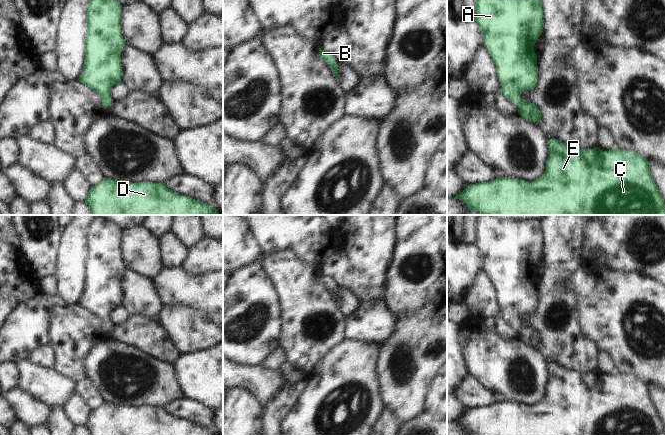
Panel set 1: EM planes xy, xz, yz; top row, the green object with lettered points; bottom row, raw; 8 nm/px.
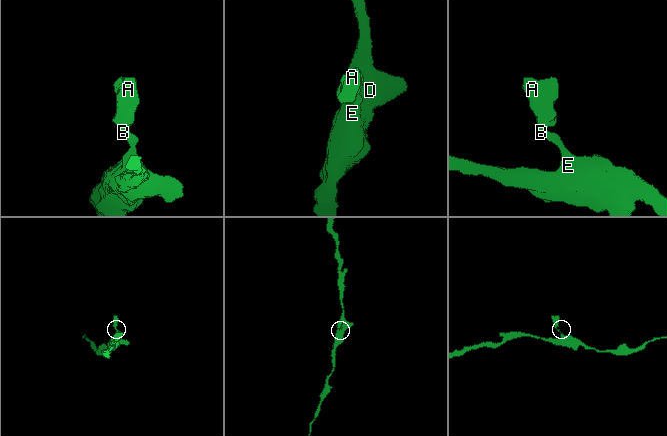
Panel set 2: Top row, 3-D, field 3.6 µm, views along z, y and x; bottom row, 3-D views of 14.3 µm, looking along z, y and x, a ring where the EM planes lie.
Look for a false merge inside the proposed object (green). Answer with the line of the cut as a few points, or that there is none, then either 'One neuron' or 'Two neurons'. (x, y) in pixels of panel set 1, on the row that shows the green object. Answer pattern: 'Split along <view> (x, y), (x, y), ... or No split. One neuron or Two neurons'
No split. One neuron.

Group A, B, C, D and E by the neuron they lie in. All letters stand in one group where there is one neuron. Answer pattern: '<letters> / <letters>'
A B C D E

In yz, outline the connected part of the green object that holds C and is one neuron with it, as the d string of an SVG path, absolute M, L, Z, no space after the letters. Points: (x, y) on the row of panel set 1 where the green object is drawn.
M551 138L544 174L535 181L497 177L489 182L469 184L454 198L463 201L469 211L483 215L665 215L664 199L650 172L649 162L639 153L614 147L603 151L579 149Z

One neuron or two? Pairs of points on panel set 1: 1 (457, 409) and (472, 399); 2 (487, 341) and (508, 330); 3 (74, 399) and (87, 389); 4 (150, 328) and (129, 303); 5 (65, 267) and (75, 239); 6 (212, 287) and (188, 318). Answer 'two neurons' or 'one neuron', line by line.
1: two neurons
2: two neurons
3: two neurons
4: two neurons
5: one neuron
6: two neurons

